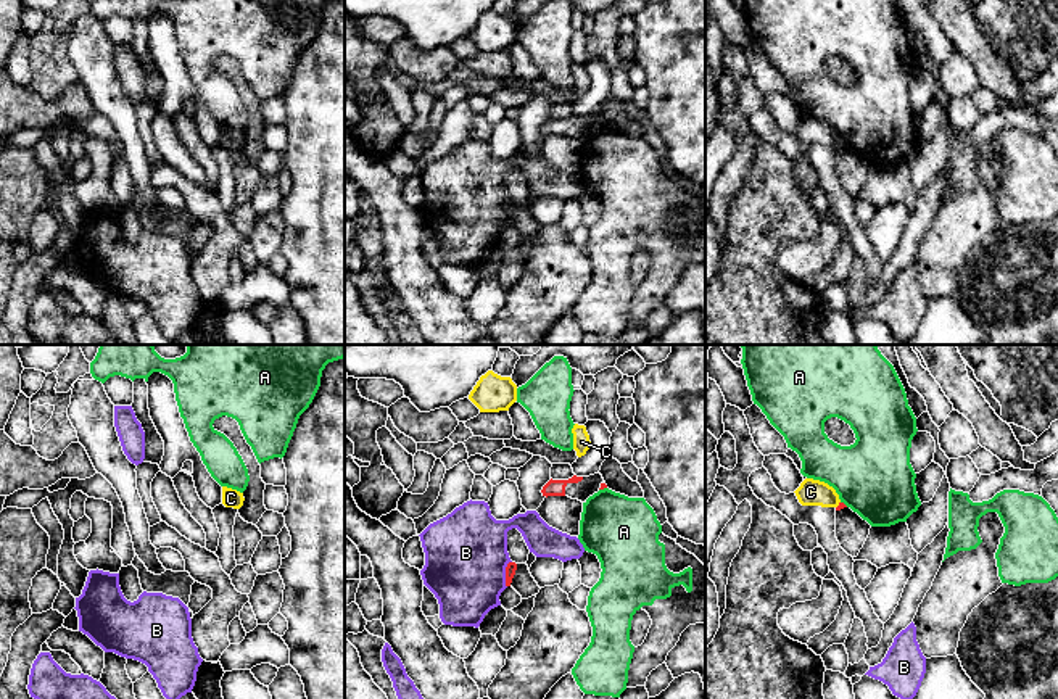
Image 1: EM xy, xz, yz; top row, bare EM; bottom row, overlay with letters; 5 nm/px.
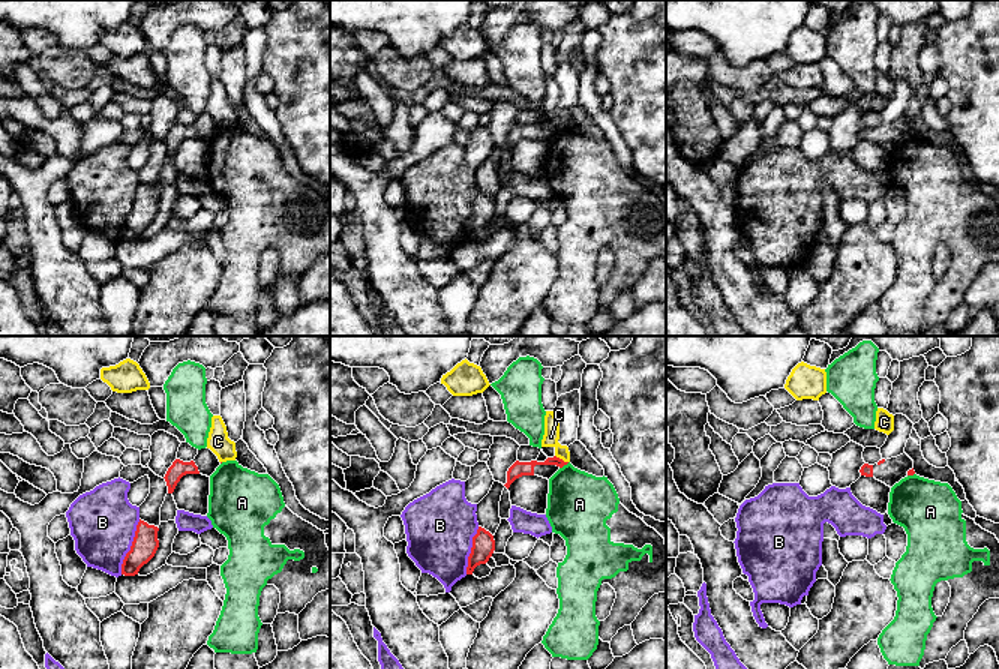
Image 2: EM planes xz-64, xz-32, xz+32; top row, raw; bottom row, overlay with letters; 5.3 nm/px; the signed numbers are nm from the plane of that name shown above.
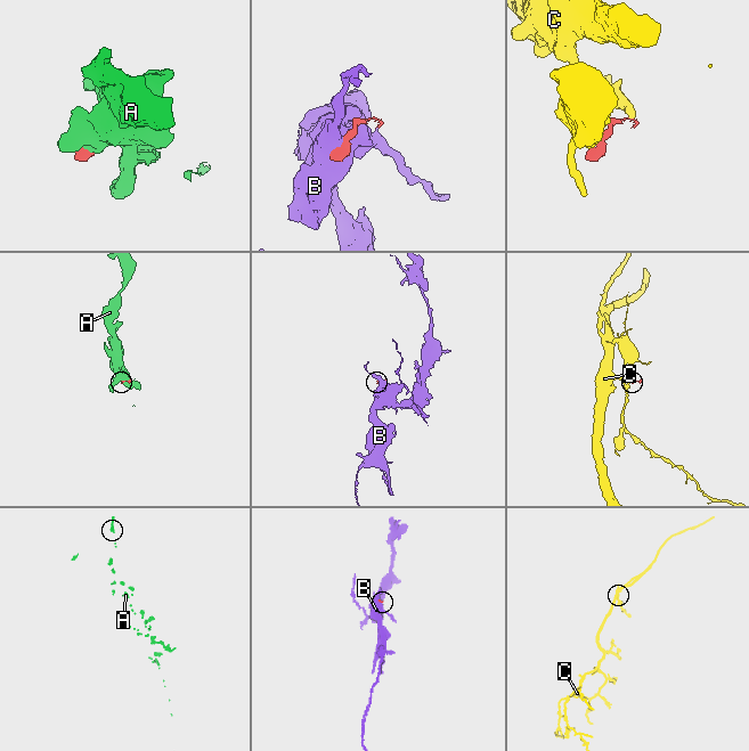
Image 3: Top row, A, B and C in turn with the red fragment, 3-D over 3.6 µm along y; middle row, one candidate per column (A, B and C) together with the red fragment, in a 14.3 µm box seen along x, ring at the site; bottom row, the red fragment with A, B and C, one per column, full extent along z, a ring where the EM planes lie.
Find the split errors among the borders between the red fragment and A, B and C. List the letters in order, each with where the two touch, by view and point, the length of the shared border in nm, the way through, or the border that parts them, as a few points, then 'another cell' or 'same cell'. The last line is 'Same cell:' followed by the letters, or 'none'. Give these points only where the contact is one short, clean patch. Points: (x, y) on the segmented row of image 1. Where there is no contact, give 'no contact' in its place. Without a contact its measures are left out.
A: xz (603, 488) | 40 nm | another cell
B: xz (506, 574) | 140 nm | along xz (511, 561), (506, 567), (506, 587) | another cell
C: yz (839, 504) | 40 nm | along yz (839, 501), (836, 508) | another cell
Same cell: none

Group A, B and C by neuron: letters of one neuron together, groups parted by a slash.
A / B / C

